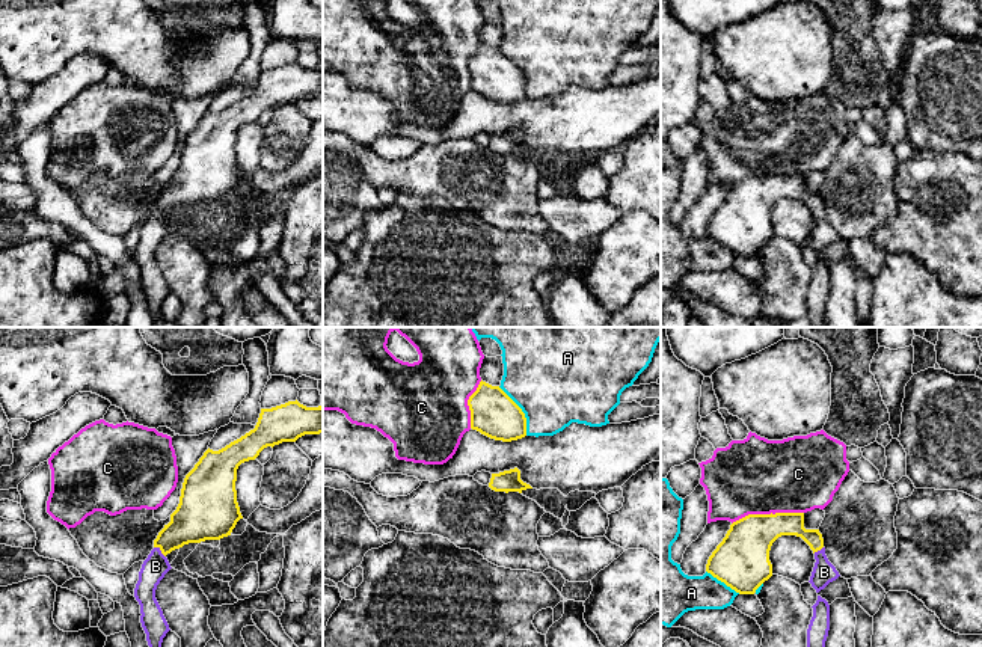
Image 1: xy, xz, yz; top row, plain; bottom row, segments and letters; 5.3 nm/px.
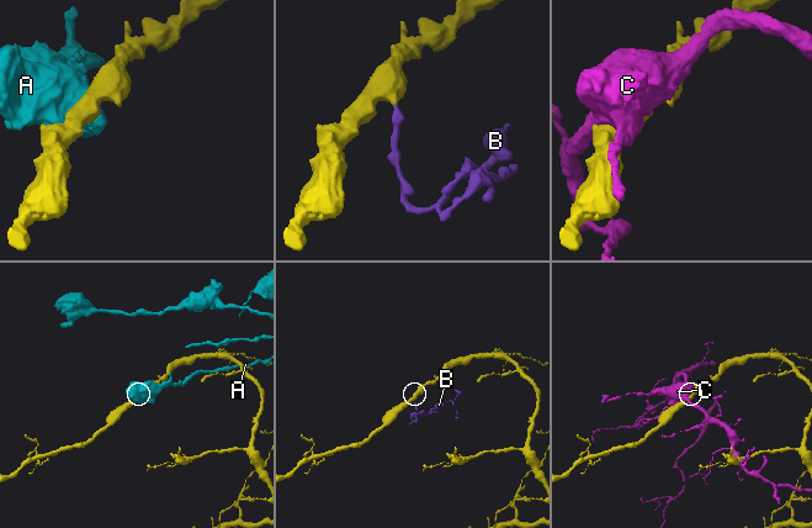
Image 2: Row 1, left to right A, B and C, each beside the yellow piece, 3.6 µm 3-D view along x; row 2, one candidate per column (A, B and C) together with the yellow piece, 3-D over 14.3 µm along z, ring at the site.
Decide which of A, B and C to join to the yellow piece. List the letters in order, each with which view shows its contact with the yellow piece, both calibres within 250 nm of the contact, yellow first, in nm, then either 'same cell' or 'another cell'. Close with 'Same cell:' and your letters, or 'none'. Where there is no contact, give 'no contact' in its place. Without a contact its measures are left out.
A: xz | 240/460 nm | another cell
B: xy | 240/140 nm | same cell
C: yz | 280/400 nm | another cell
Same cell: B

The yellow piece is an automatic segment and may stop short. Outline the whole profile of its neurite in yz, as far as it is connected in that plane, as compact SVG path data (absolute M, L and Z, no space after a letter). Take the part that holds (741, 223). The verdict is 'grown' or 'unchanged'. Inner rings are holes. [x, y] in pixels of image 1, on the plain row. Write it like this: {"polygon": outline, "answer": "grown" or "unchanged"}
{"polygon": "M804 175L748 176L730 187L706 234L739 256L754 256L772 238L769 213L781 198L801 199L815 216L810 246L819 255L840 237L828 223L819 192L804 190Z", "answer": "grown"}

